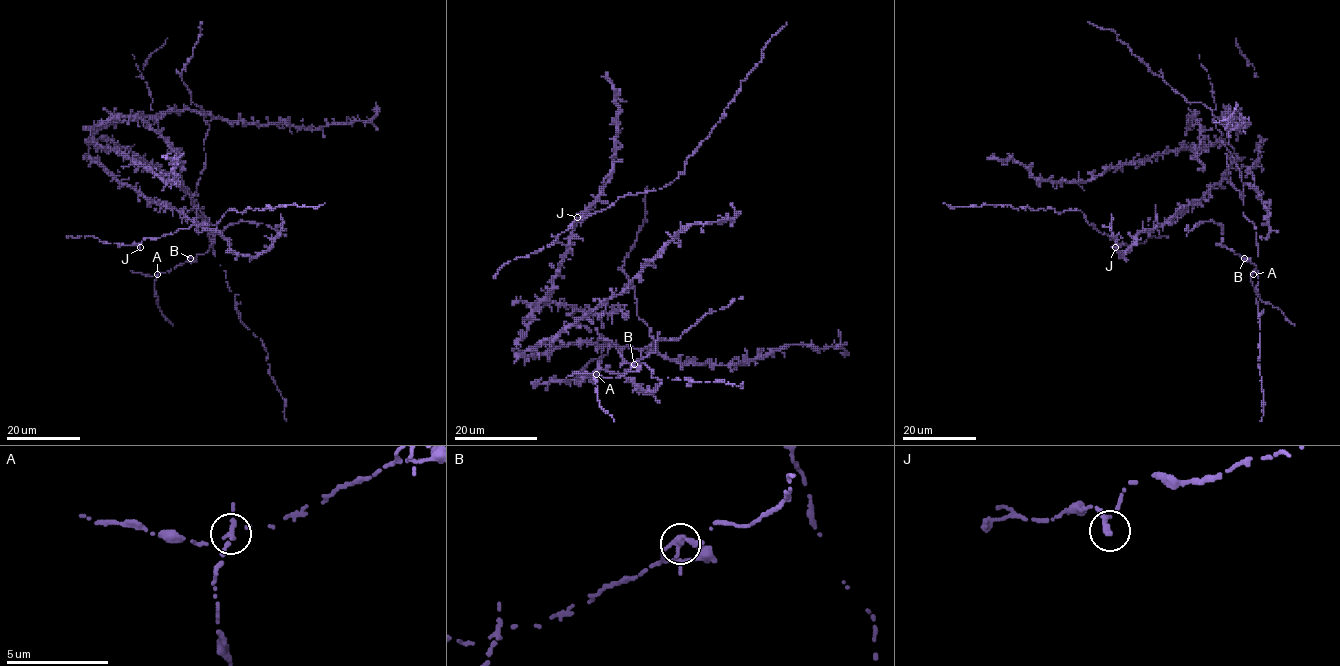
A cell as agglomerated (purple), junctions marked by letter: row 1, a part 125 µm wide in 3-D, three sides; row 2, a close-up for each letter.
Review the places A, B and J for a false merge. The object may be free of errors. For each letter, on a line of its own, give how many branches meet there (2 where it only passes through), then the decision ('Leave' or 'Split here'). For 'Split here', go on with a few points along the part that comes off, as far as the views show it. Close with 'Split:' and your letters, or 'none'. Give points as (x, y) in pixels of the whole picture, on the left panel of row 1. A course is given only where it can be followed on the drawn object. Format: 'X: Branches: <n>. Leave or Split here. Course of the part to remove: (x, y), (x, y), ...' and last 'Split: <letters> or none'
A: Branches: 3. Split here. Course of the part to remove: (158, 274), (157, 301), (172, 326)
B: Branches: 3. Leave
J: Branches: 2. Leave
Split: A

